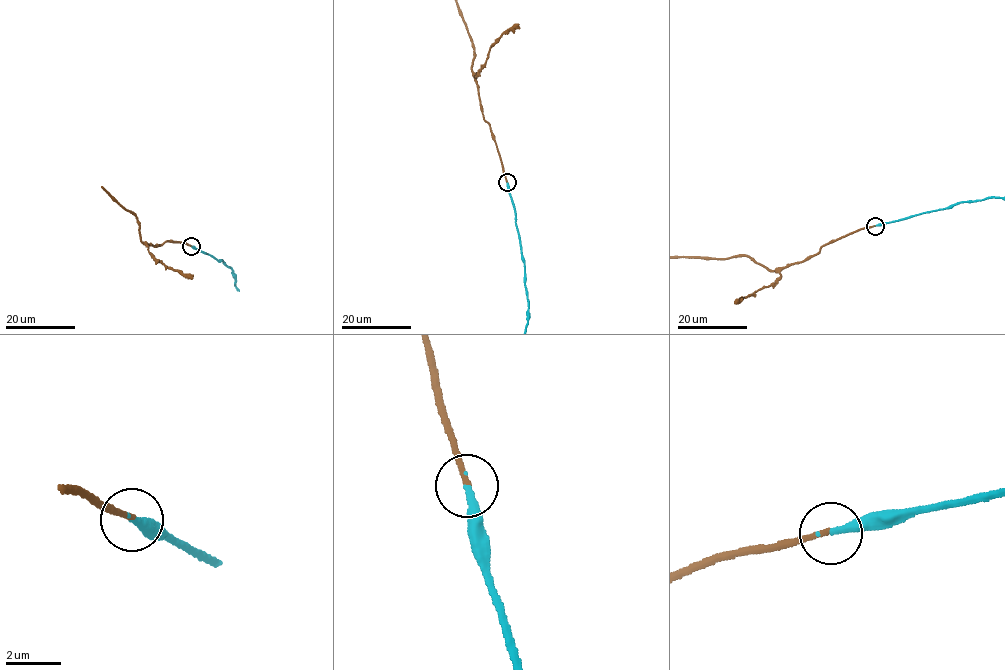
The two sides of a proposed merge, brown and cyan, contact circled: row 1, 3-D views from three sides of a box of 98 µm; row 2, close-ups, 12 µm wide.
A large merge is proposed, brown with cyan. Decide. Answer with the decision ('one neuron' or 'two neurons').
one neuron

